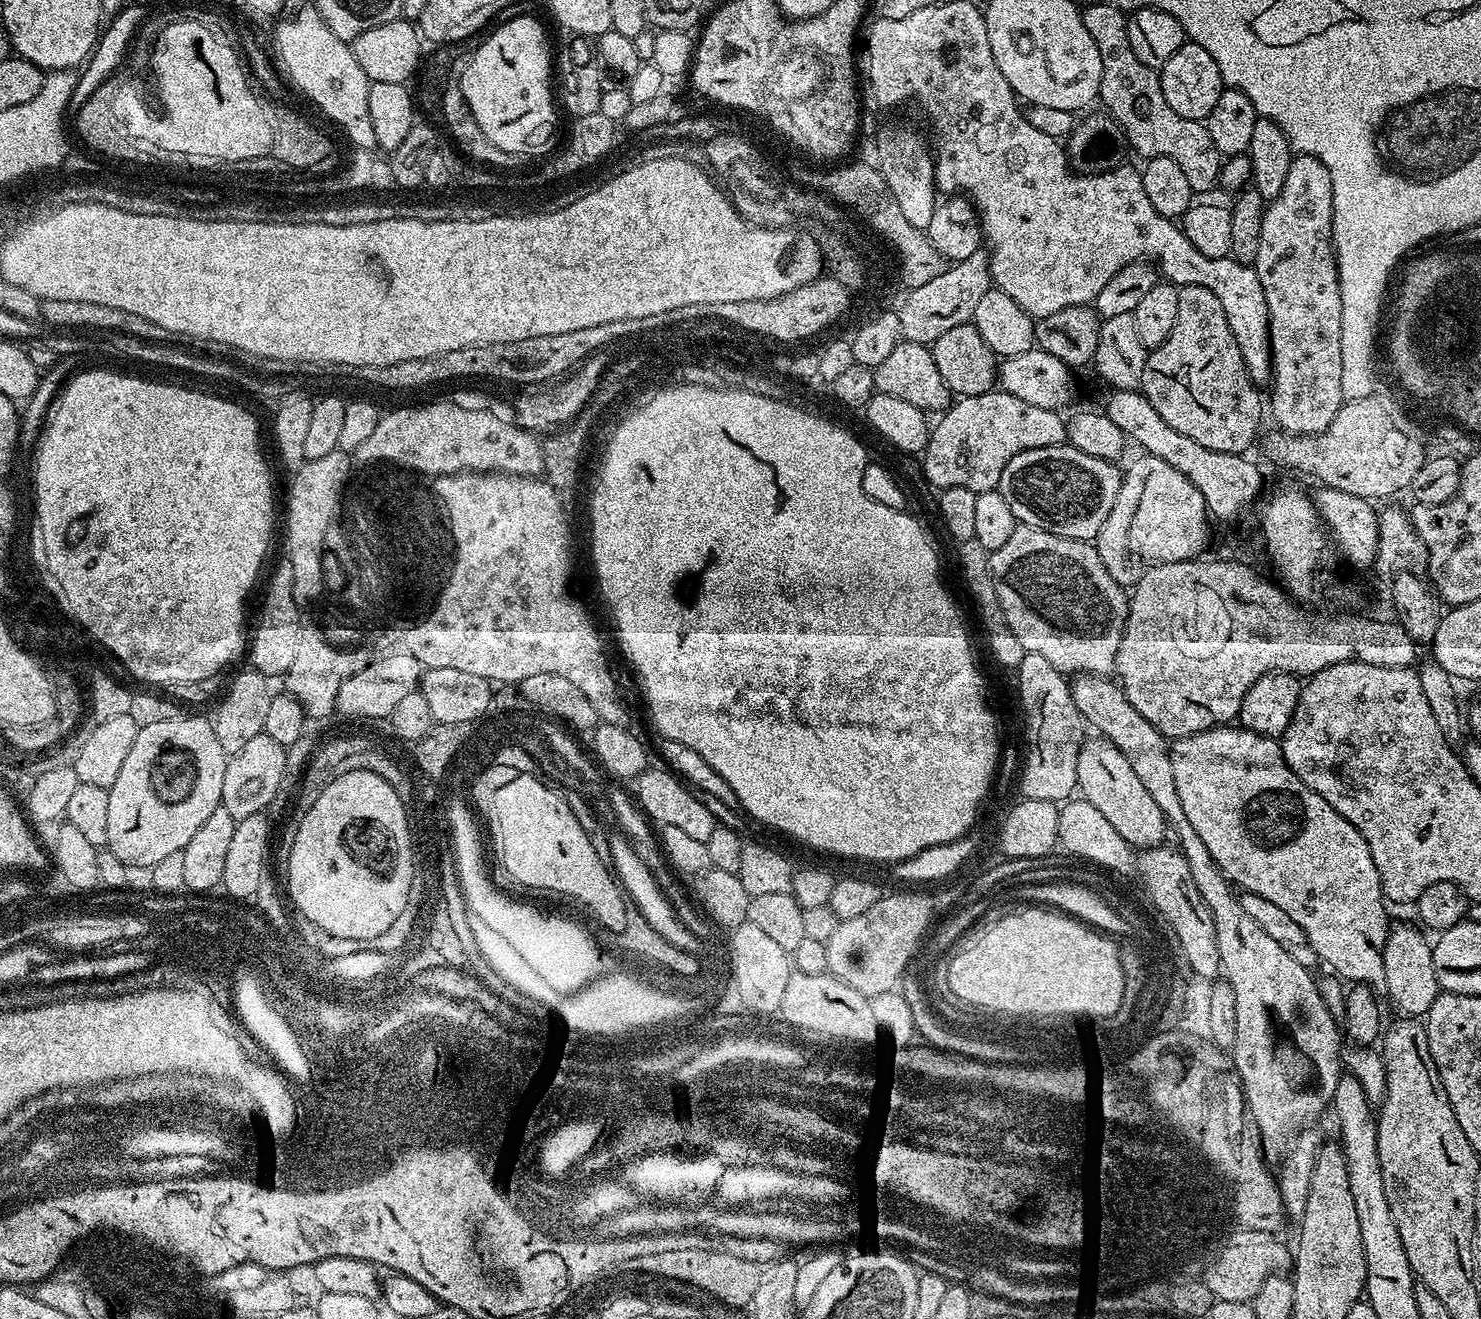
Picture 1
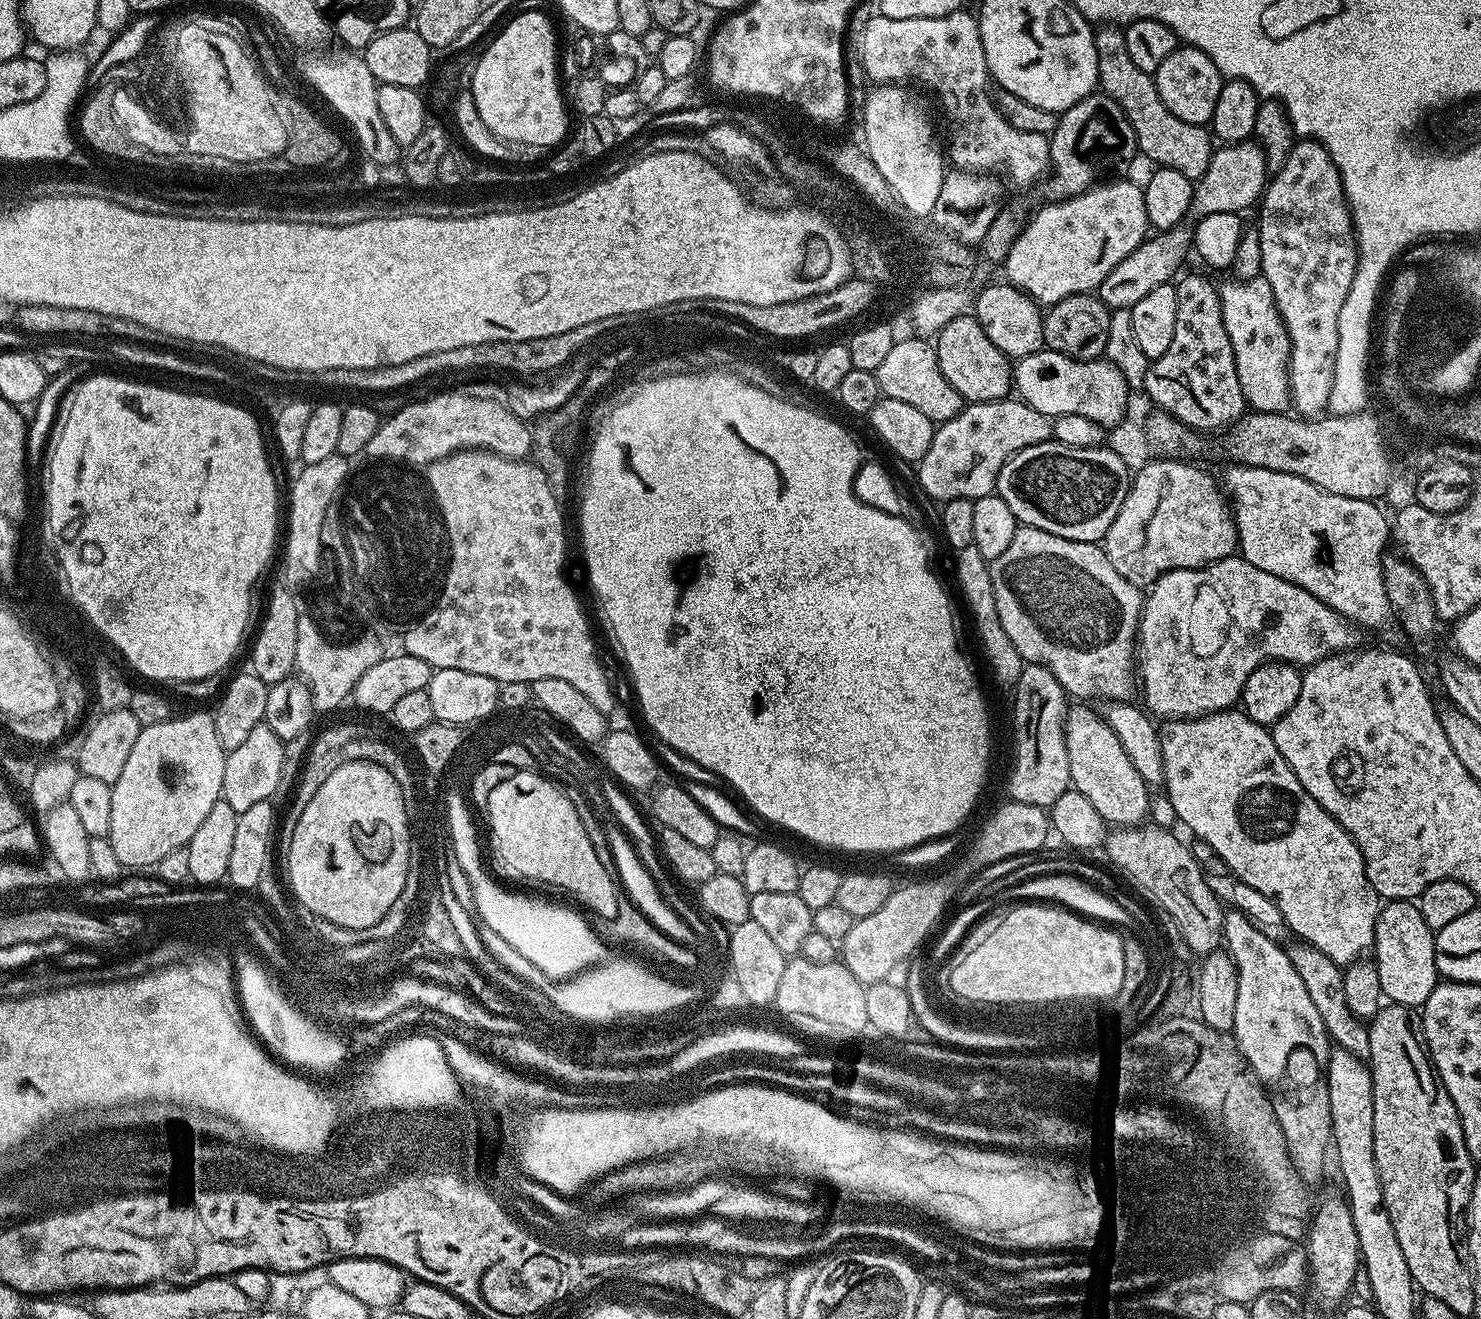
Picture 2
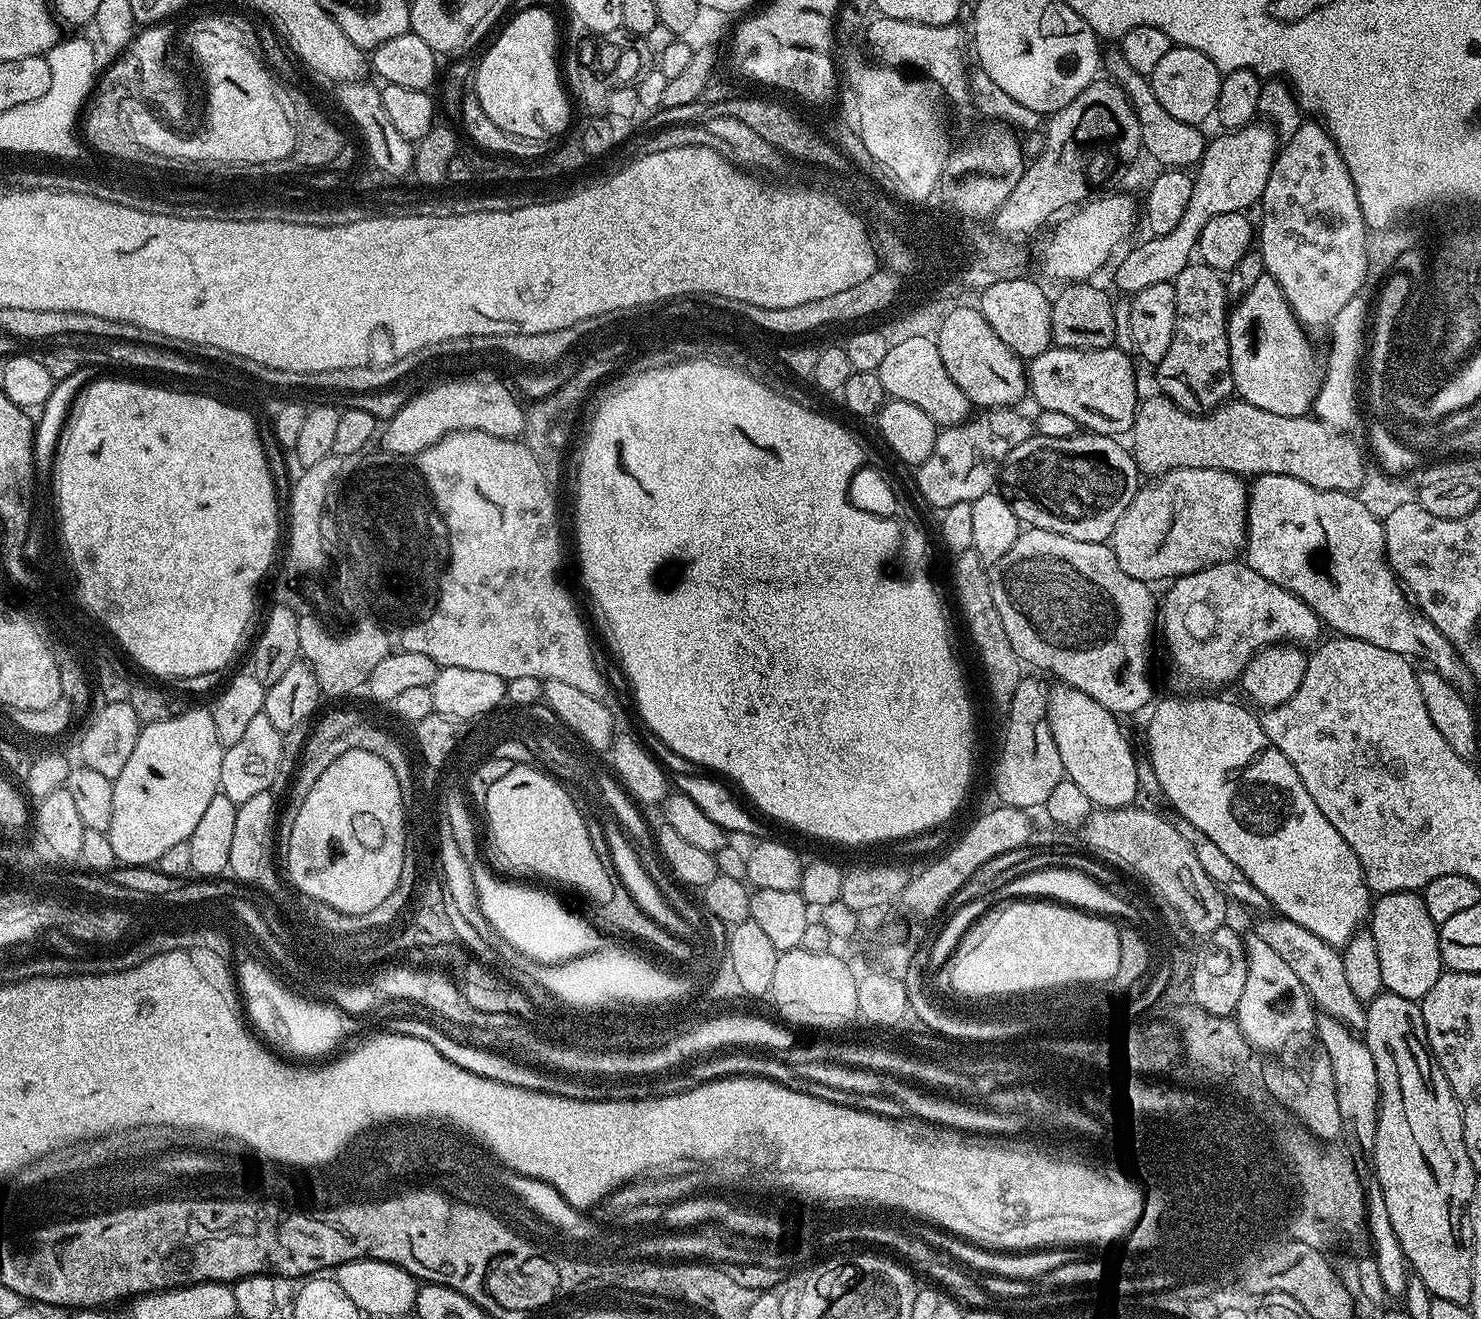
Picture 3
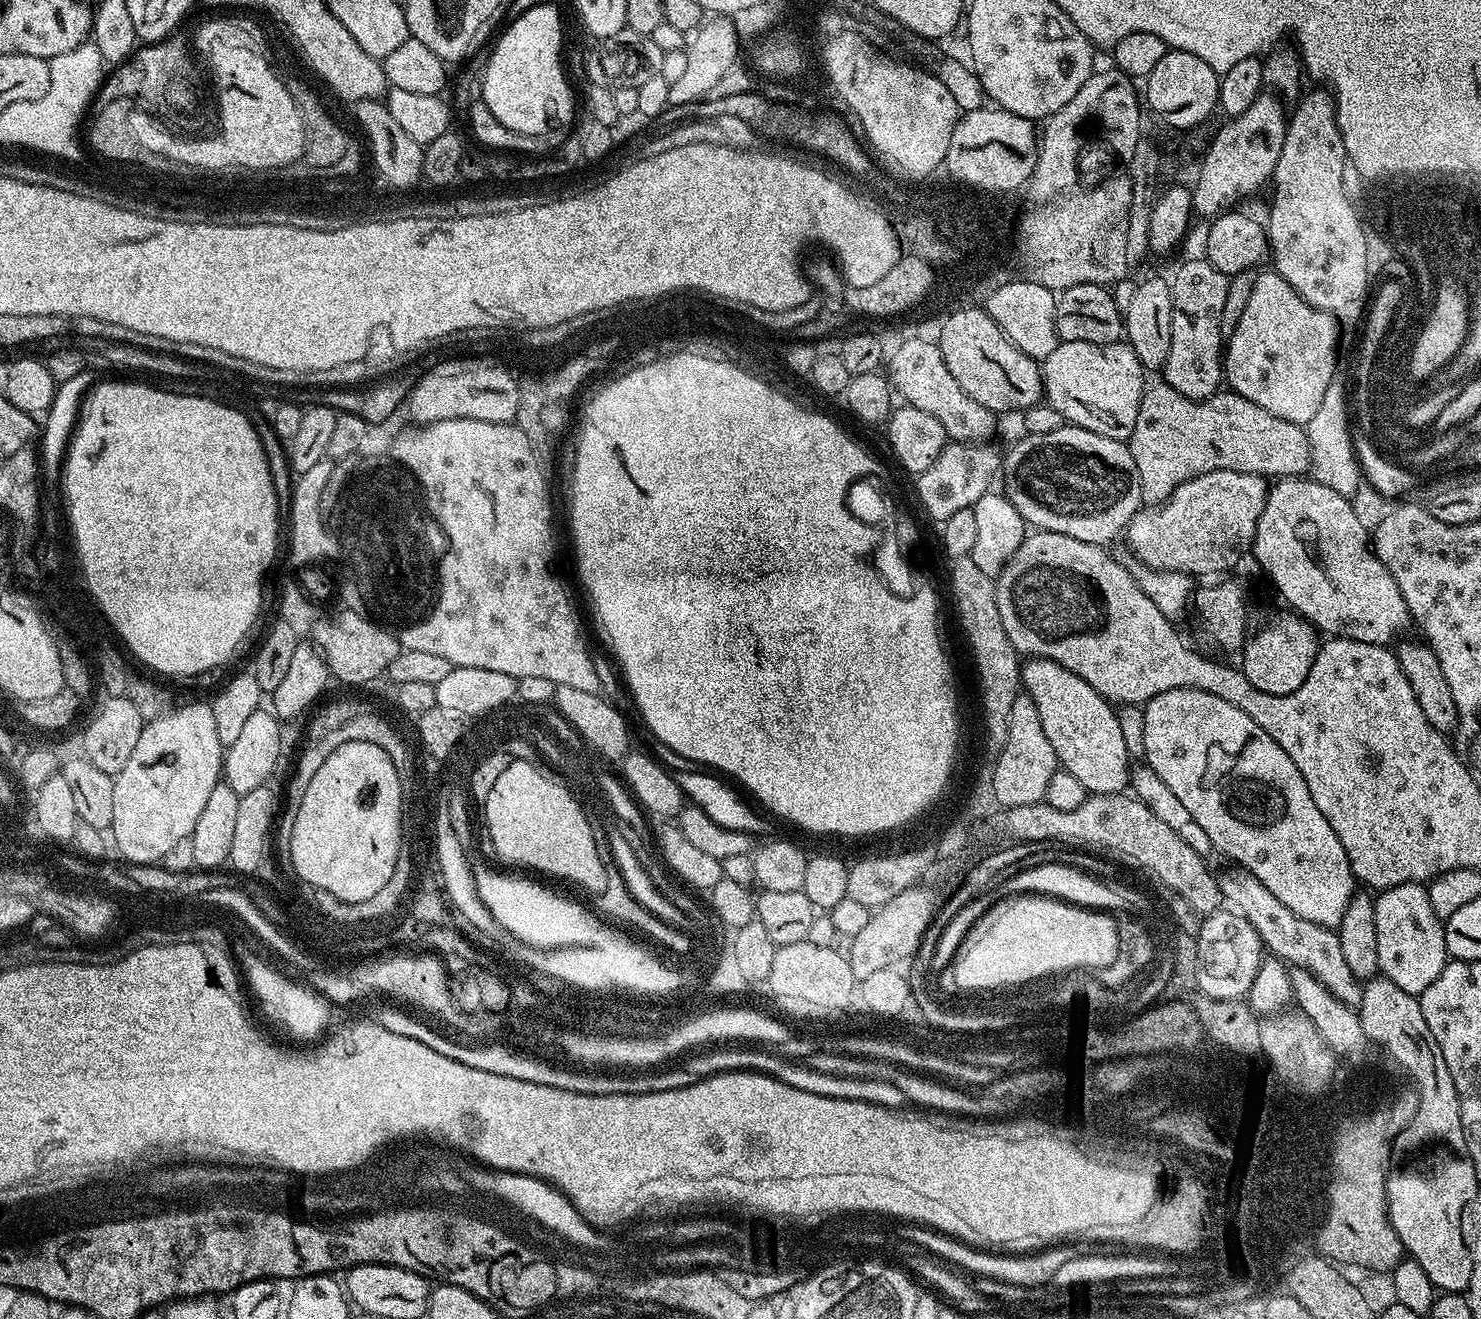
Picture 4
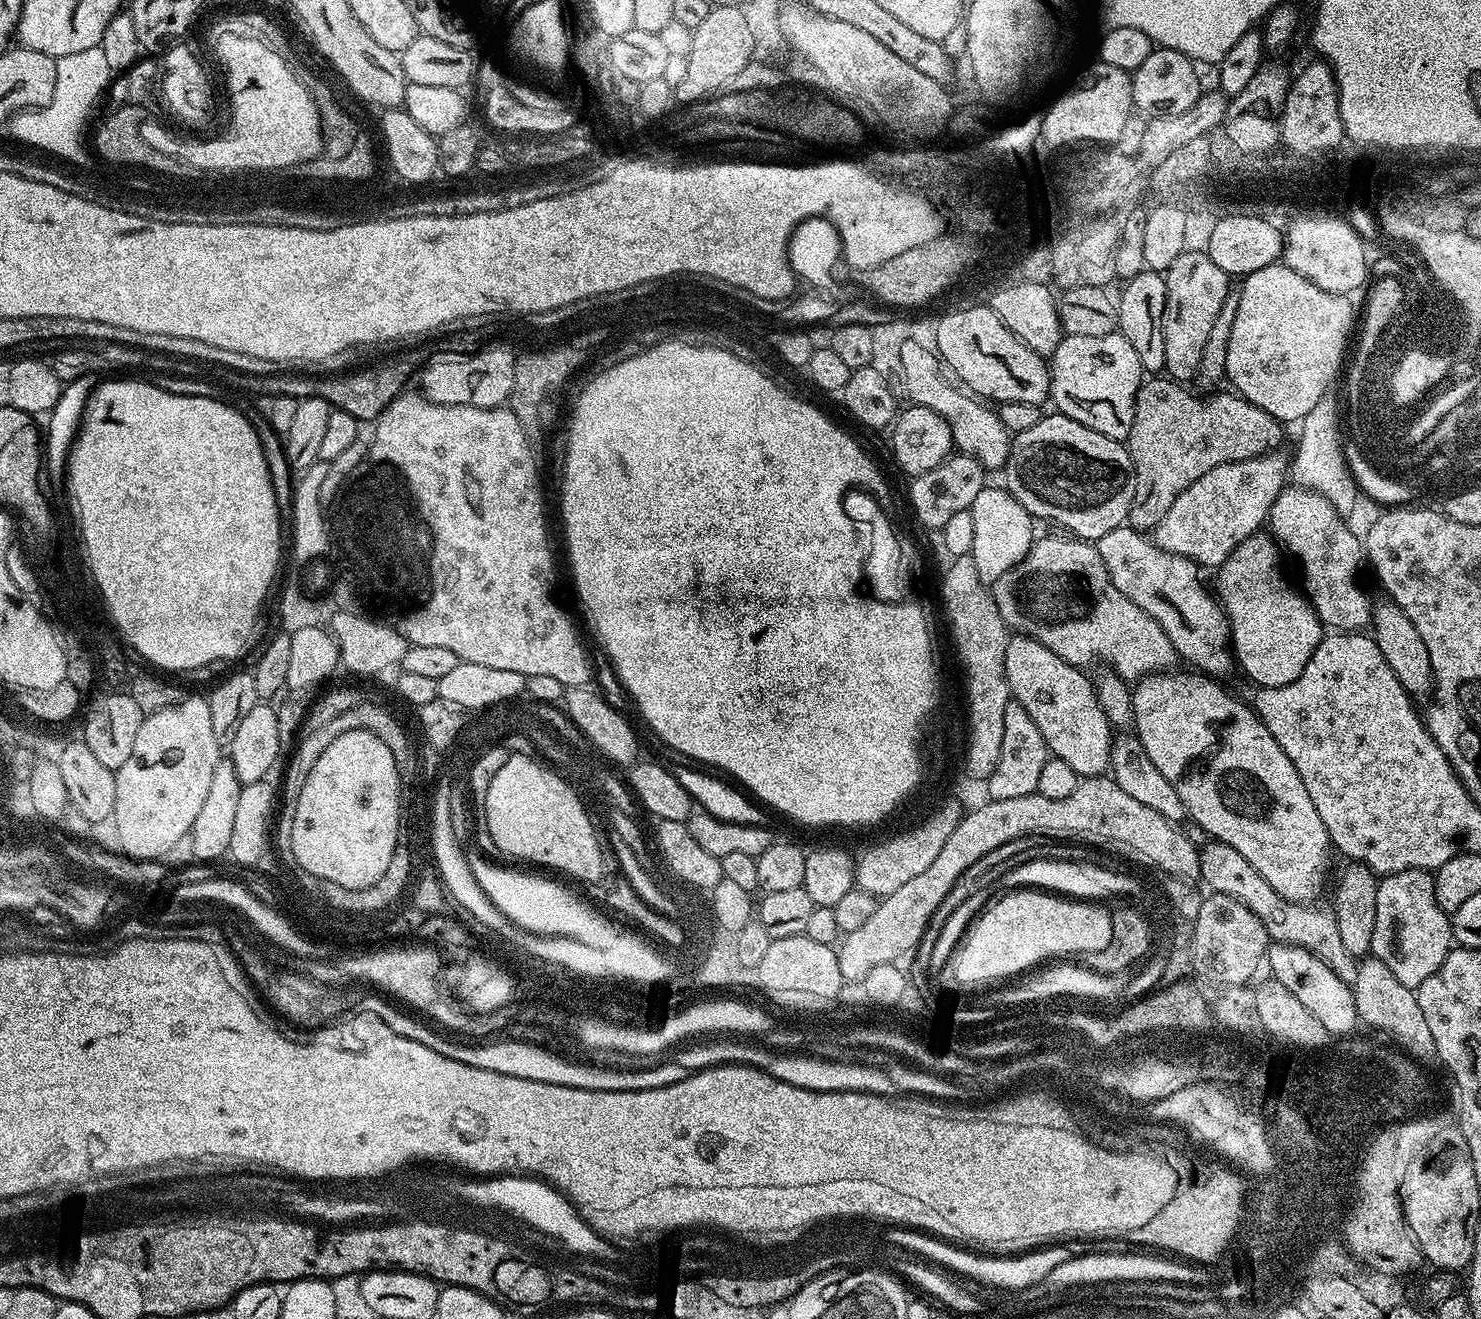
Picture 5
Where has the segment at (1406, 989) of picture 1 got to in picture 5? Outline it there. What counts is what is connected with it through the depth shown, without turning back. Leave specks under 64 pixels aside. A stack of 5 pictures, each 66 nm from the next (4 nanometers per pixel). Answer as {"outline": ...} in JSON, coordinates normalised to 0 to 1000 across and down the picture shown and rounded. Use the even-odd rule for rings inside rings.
{"outline":[[[960,658],[947,660],[934,665],[930,672],[930,699],[928,699],[926,724],[936,729],[941,735],[941,741],[954,751],[974,732],[982,716],[980,699],[968,681],[967,665],[966,660]]]}

